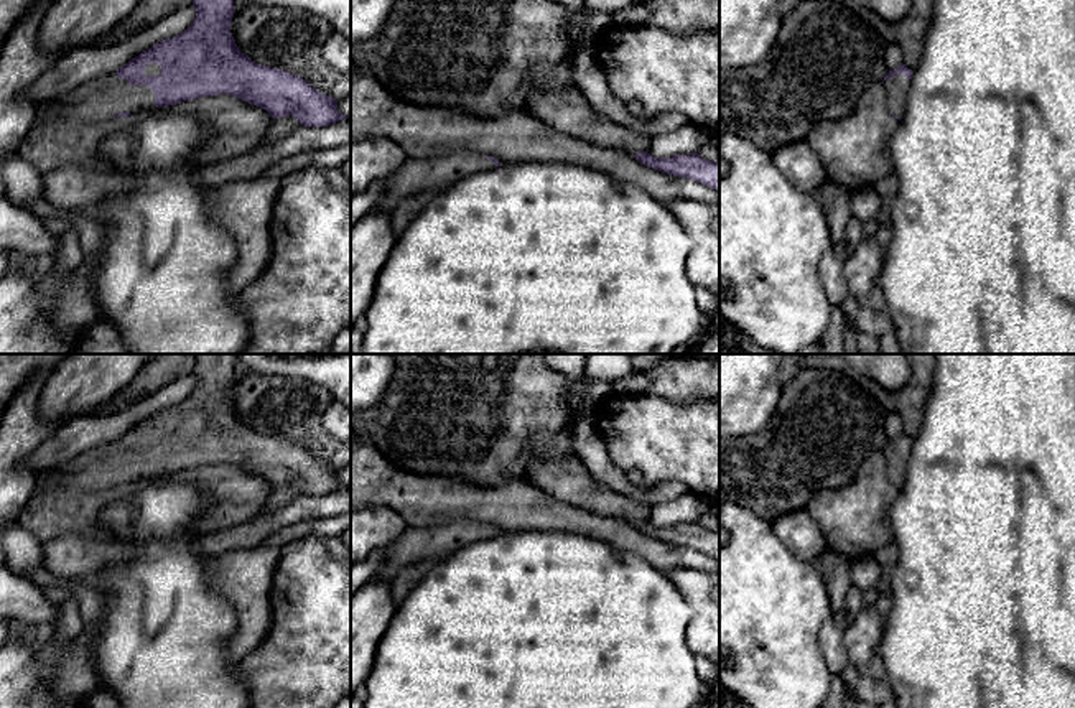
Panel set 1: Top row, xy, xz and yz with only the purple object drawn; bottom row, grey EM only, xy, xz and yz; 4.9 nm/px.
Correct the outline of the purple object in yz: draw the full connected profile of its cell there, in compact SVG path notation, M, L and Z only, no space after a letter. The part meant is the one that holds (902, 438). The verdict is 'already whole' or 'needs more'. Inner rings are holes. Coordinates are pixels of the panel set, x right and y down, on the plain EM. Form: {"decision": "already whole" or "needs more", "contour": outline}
{"decision": "needs more", "contour": "M900 433L897 438L889 440L882 448L887 461L887 476L897 489L904 486L912 443L912 438L909 438L905 433Z"}

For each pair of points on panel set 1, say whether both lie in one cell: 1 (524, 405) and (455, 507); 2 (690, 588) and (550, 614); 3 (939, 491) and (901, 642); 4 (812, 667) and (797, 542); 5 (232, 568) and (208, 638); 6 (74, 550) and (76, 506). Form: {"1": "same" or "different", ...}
{"1": "different", "2": "different", "3": "same", "4": "different", "5": "different", "6": "different"}

